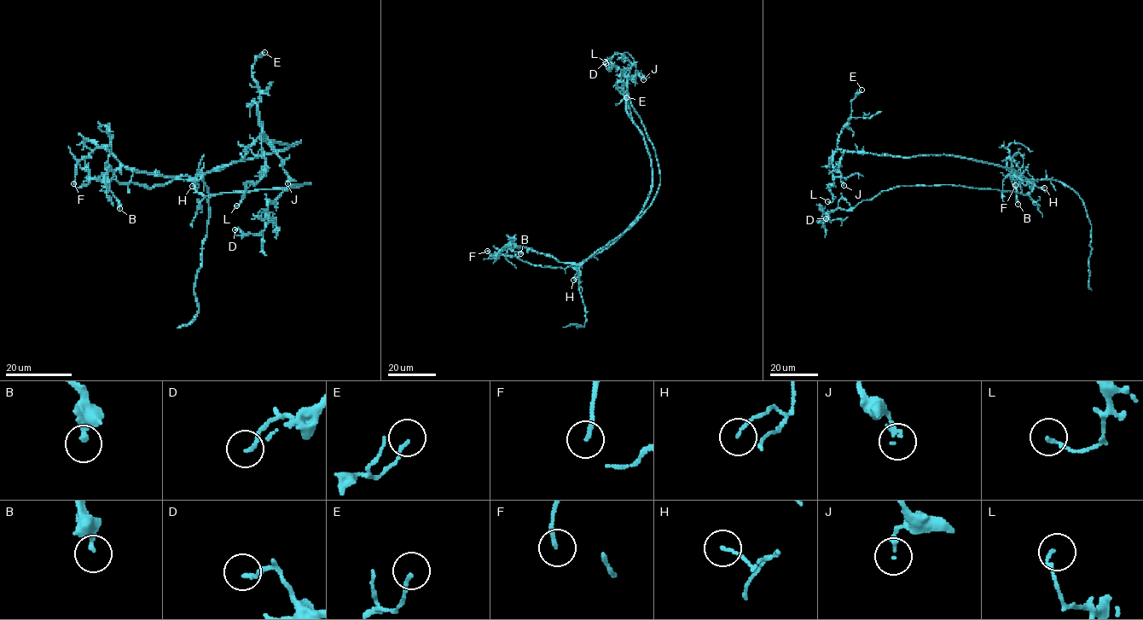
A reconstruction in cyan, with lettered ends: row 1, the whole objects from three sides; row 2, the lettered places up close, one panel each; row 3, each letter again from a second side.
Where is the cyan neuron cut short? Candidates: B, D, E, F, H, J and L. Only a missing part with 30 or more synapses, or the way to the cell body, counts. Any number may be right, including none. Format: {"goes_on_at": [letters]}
{"goes_on_at": []}

